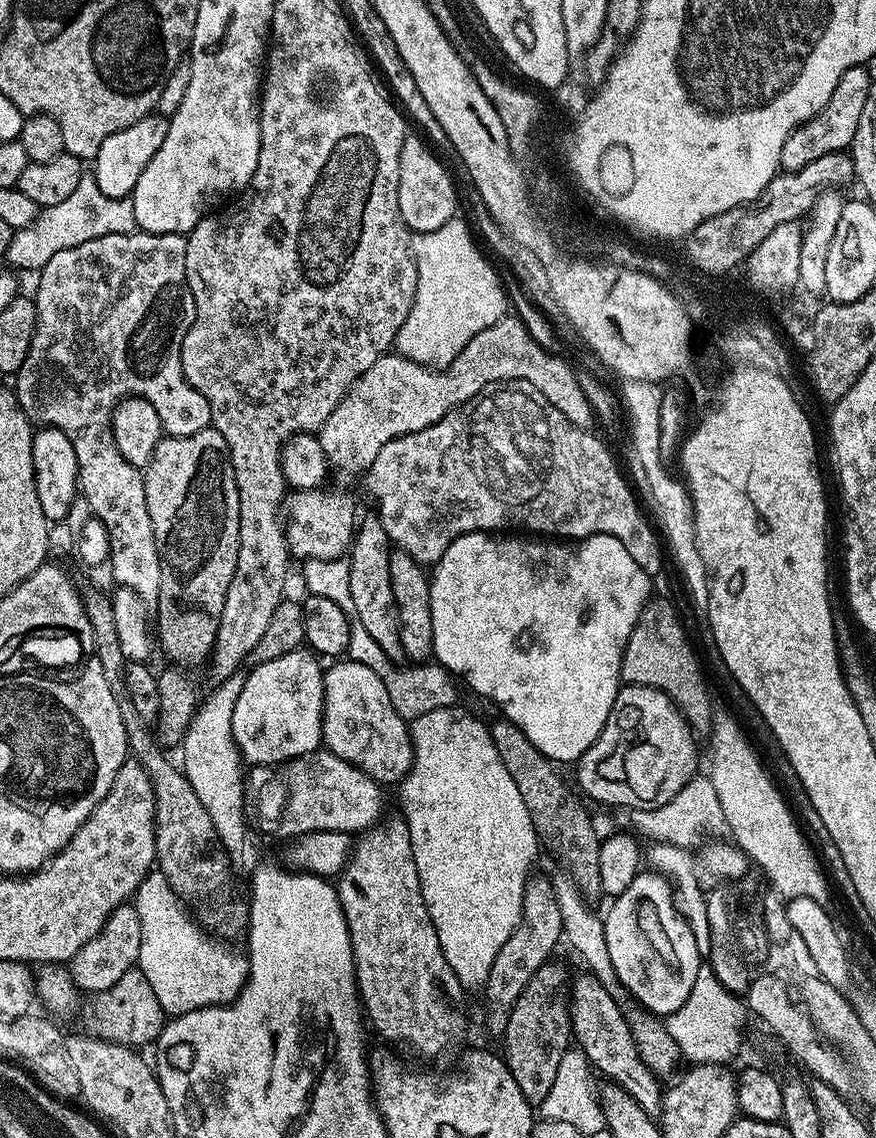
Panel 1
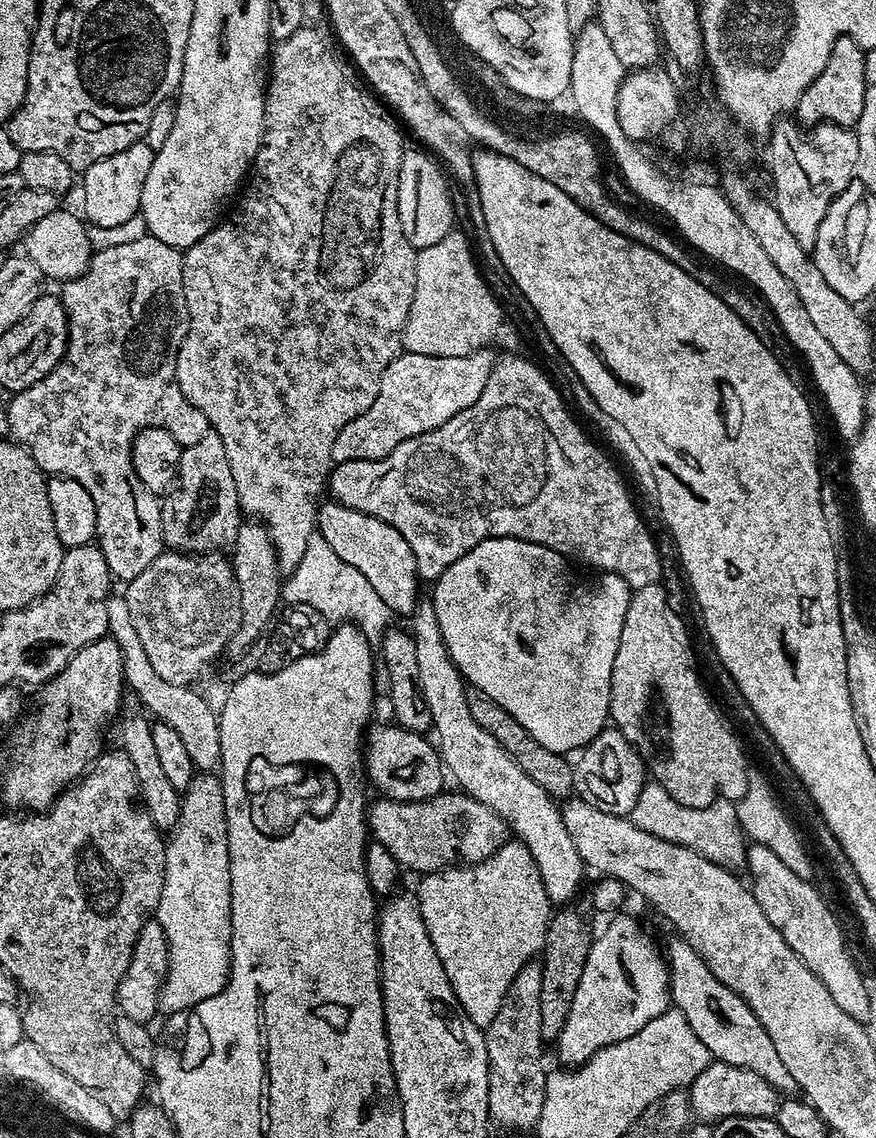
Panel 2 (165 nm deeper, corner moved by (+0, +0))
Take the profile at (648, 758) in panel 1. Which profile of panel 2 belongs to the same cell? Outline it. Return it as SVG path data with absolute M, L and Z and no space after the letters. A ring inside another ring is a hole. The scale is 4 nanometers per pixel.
M606 726L591 742L584 745L575 757L572 770L573 789L577 797L598 810L623 817L631 813L634 802L638 802L638 794L646 783L644 757L615 726Z

